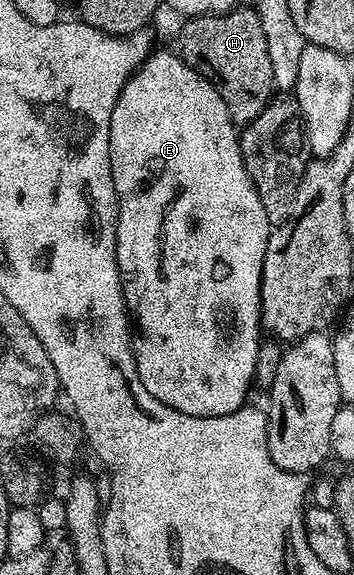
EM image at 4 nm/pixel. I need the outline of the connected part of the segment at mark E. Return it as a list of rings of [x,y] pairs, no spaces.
[[[154,50],[140,67],[133,72],[133,76],[125,81],[119,97],[115,101],[115,109],[111,113],[111,125],[109,126],[109,152],[111,153],[111,177],[115,181],[115,193],[117,194],[117,268],[121,274],[121,288],[125,294],[125,305],[135,324],[136,334],[132,336],[133,356],[135,365],[139,373],[139,381],[143,381],[143,389],[155,397],[155,401],[163,401],[171,409],[179,409],[179,413],[187,413],[191,417],[223,417],[227,413],[235,413],[241,407],[246,406],[249,395],[249,387],[254,386],[254,375],[256,357],[259,356],[260,345],[263,342],[263,328],[261,325],[261,274],[263,273],[263,253],[267,249],[271,224],[267,213],[263,213],[263,201],[259,201],[257,187],[253,184],[253,179],[247,173],[243,165],[241,156],[241,140],[238,128],[233,122],[233,118],[227,113],[227,105],[223,105],[223,97],[211,85],[211,81],[204,79],[191,65],[182,61],[181,56],[169,51]]]

